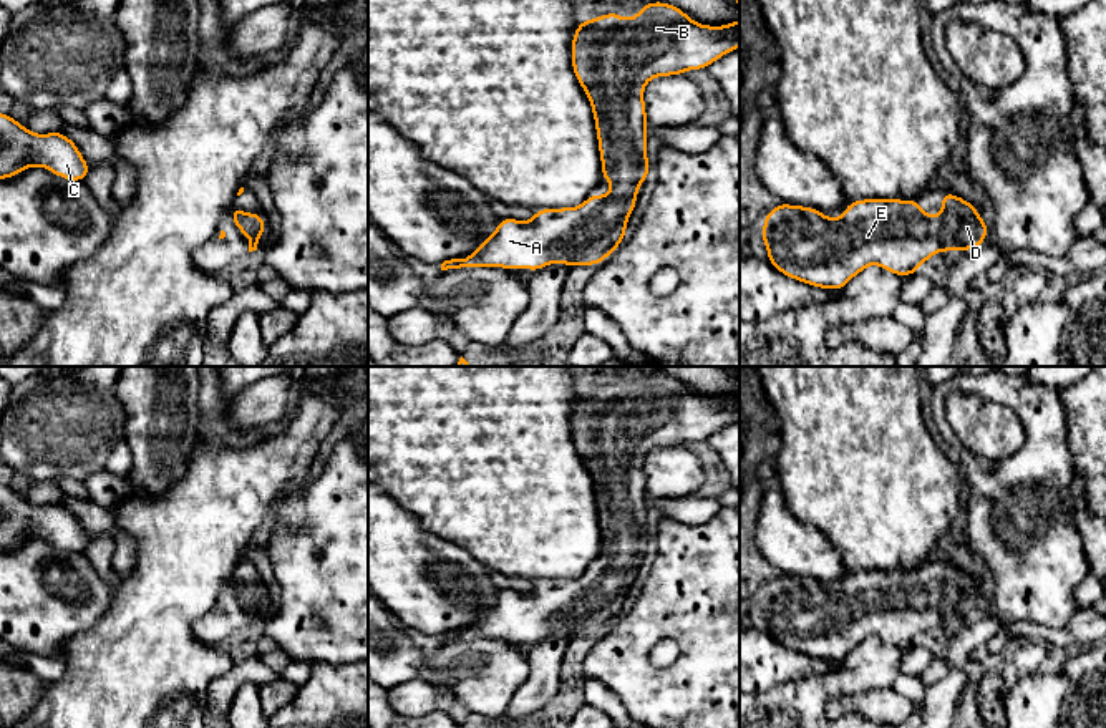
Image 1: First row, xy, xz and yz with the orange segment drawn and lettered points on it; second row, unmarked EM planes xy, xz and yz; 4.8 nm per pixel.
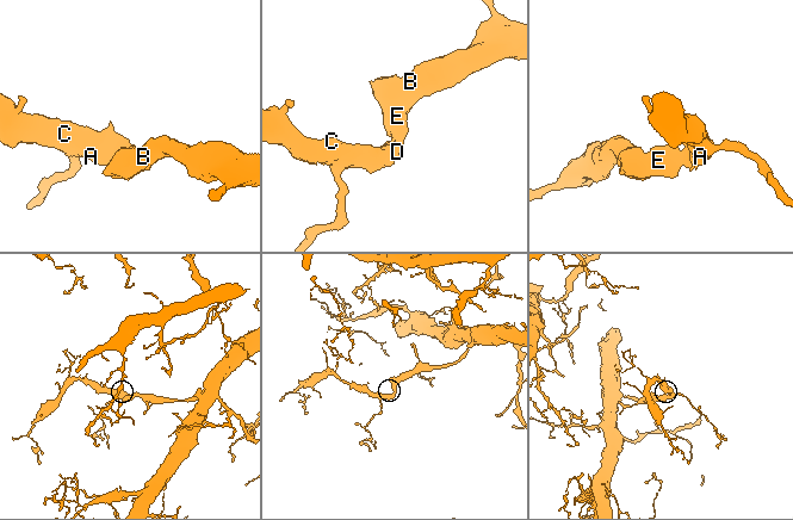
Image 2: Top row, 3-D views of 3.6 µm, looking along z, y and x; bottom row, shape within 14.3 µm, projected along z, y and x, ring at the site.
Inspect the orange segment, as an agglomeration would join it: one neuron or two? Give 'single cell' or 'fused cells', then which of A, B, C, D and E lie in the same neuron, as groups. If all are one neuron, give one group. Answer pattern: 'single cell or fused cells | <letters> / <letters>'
single cell | A B C D E

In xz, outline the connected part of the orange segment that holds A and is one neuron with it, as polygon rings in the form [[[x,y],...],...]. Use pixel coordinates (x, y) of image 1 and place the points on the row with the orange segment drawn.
[[[667,2],[645,3],[633,18],[620,18],[615,10],[592,20],[580,20],[570,46],[572,70],[592,106],[602,181],[609,181],[615,189],[604,196],[590,194],[577,207],[536,209],[534,219],[529,222],[502,217],[496,232],[484,237],[473,254],[464,259],[444,260],[441,270],[502,267],[539,272],[549,264],[574,267],[604,262],[625,240],[625,227],[637,206],[637,192],[650,176],[645,85],[655,76],[706,70],[738,46],[740,20],[723,27],[701,25]]]

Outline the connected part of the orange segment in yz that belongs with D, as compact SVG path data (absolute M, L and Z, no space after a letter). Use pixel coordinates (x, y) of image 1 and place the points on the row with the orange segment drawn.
M947 191L940 202L945 209L932 217L917 199L859 199L841 219L781 202L764 214L761 239L768 262L783 275L842 290L871 264L907 277L939 250L968 252L985 242L988 224L972 202Z

